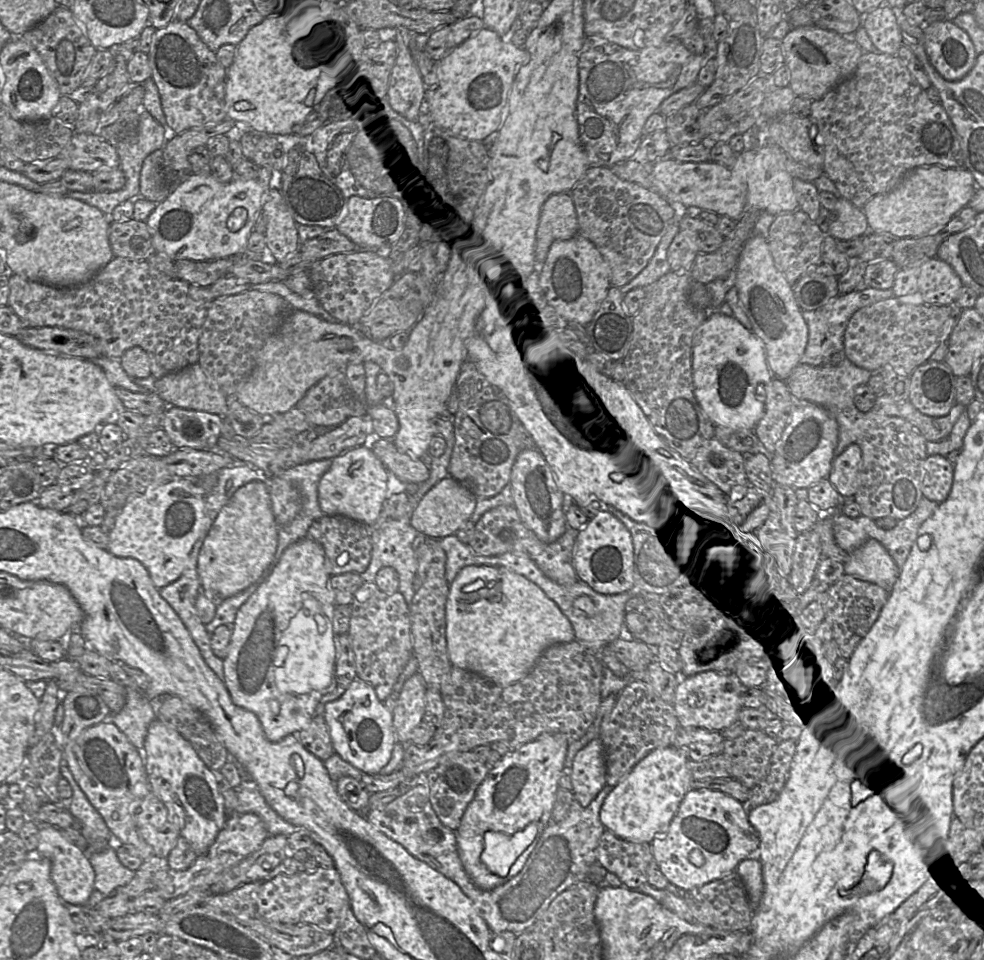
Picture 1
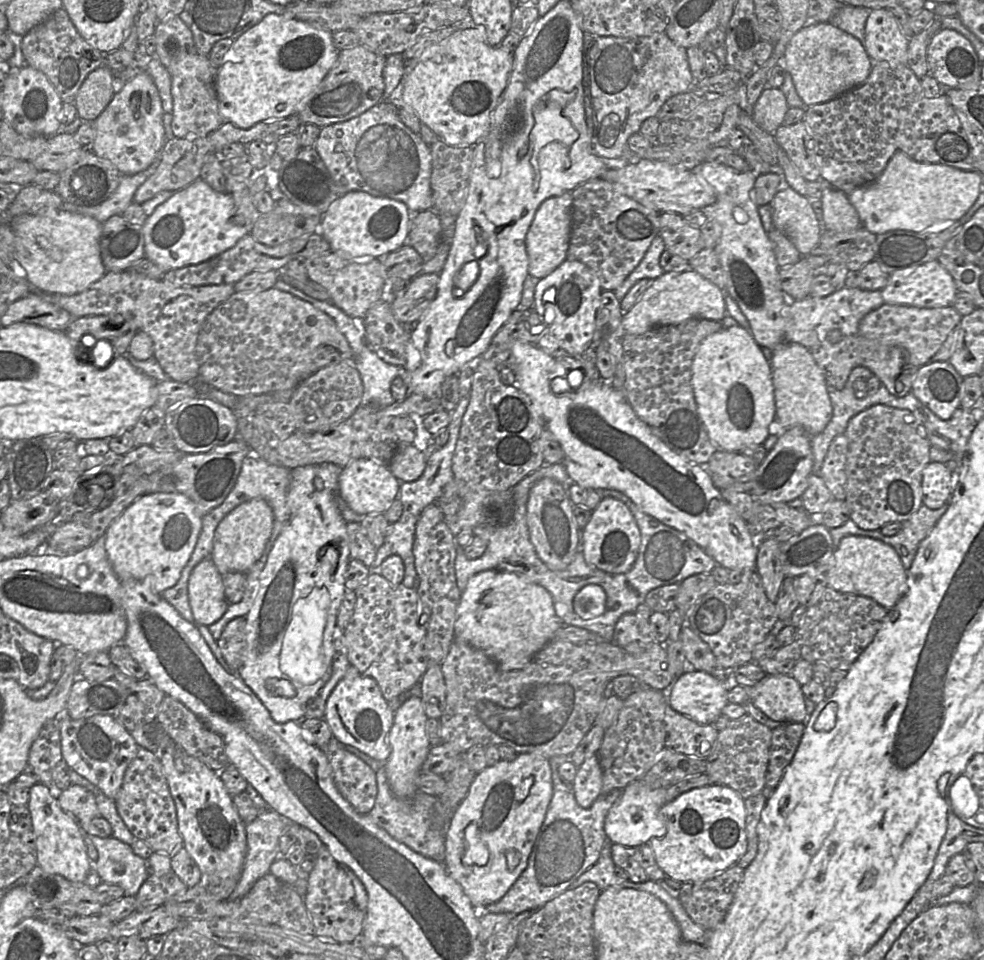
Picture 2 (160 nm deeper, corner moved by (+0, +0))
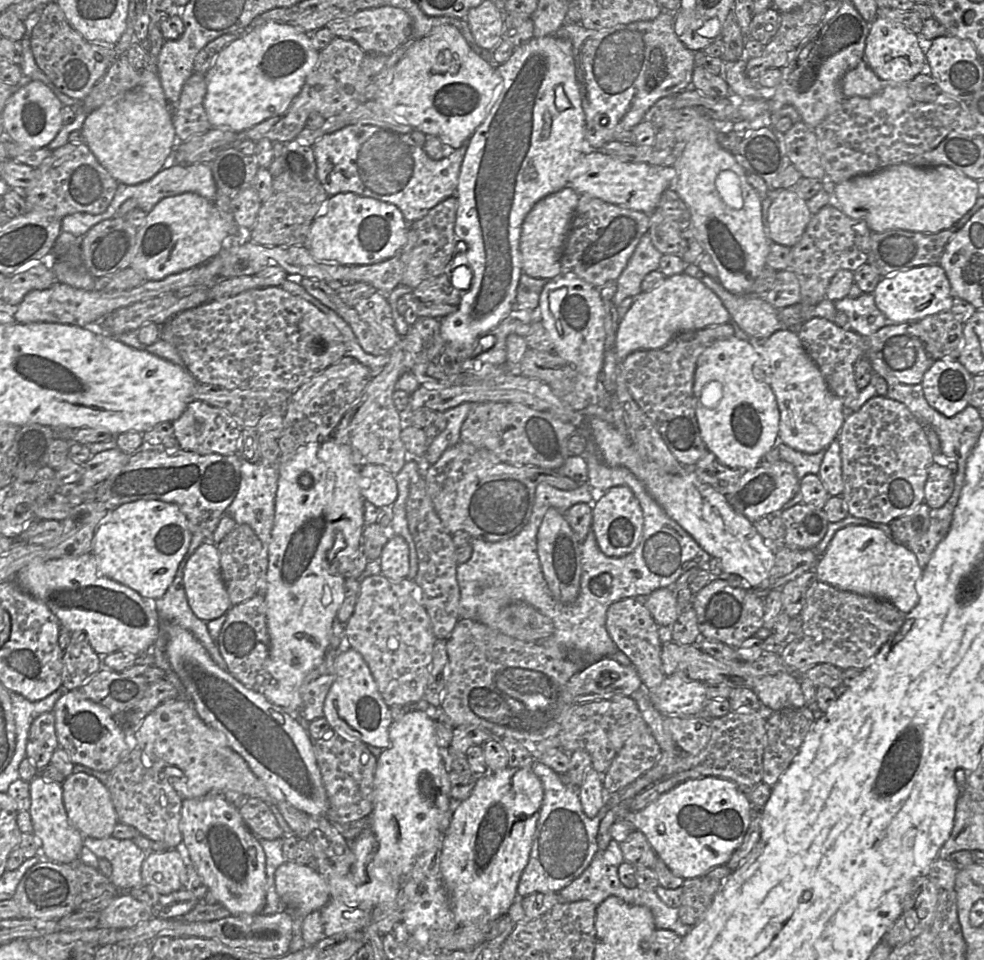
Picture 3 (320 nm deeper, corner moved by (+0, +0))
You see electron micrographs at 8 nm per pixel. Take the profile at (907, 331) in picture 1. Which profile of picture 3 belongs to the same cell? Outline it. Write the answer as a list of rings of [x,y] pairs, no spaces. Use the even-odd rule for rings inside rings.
[[[950,310],[907,323],[908,331],[923,342],[931,358],[958,360],[964,324]]]

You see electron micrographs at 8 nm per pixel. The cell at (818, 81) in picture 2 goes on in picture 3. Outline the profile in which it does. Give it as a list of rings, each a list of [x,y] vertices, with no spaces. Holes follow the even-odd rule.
[[[864,60],[846,72],[841,80],[841,90],[845,98],[872,97],[881,92],[885,85]]]

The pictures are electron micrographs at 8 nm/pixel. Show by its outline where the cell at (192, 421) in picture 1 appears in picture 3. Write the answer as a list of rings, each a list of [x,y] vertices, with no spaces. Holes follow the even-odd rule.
[[[199,400],[191,401],[183,414],[172,422],[174,437],[178,440],[180,448],[185,451],[192,451],[200,455],[238,454],[239,437],[242,428],[235,419],[224,409],[211,406]]]

